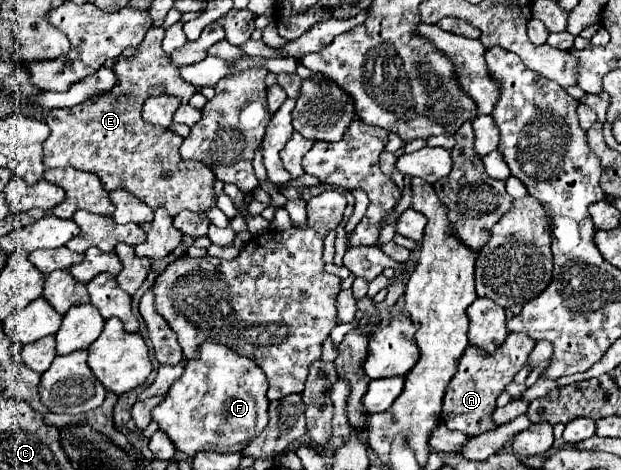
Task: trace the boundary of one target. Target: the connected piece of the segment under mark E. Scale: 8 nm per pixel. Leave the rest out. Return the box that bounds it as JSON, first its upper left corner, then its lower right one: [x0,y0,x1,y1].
[44,28,216,216]

